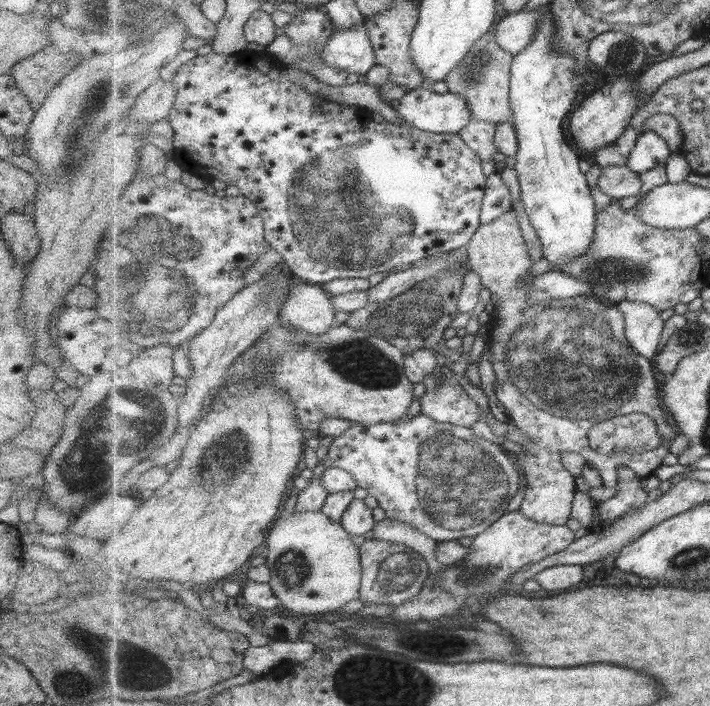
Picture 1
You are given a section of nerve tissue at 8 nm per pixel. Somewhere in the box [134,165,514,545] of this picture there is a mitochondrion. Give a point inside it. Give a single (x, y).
(364, 363)

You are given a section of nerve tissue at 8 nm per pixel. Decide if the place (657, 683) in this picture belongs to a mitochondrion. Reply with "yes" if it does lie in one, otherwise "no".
no

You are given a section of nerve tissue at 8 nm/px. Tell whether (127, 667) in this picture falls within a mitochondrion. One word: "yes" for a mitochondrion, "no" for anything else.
yes

